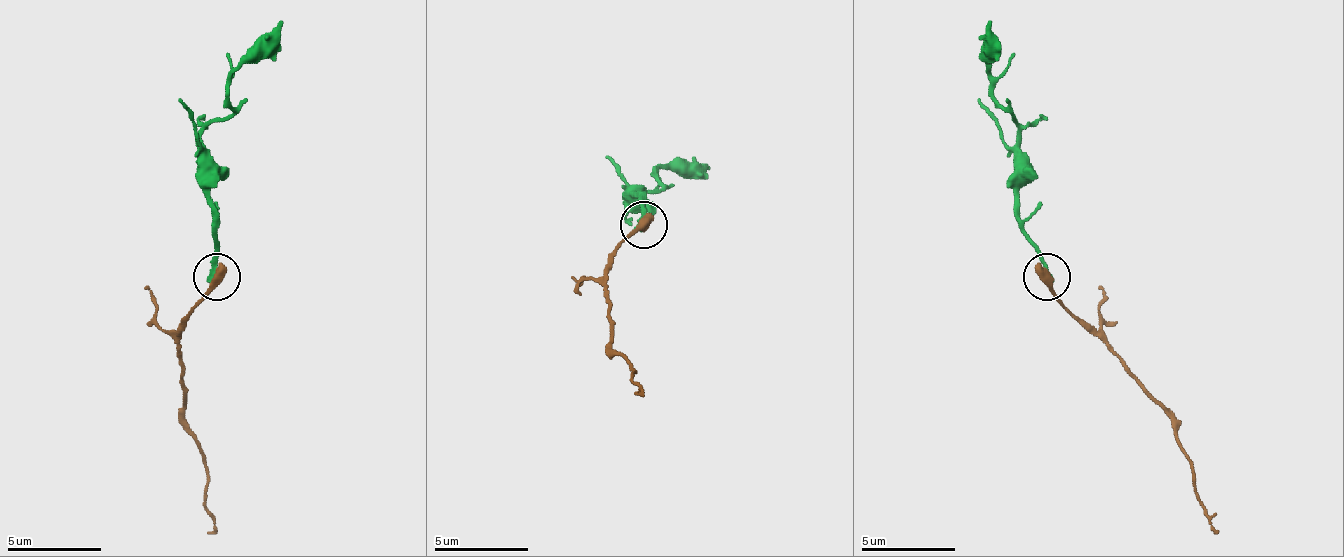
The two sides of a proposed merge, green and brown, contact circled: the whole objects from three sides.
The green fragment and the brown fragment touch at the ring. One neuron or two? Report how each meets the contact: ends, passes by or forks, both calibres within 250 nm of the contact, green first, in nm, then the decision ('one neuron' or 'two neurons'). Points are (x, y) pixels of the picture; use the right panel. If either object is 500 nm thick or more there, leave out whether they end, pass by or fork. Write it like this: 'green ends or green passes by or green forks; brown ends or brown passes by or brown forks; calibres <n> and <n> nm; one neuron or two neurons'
calibres 240 and 550 nm; two neurons

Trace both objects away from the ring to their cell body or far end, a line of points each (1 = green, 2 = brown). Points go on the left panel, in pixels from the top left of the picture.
1: (215, 278), (201, 132), (229, 113), (229, 71), (281, 19)
2: (215, 278), (192, 306), (178, 353), (187, 419), (206, 461), (206, 513), (215, 527), (206, 531)

